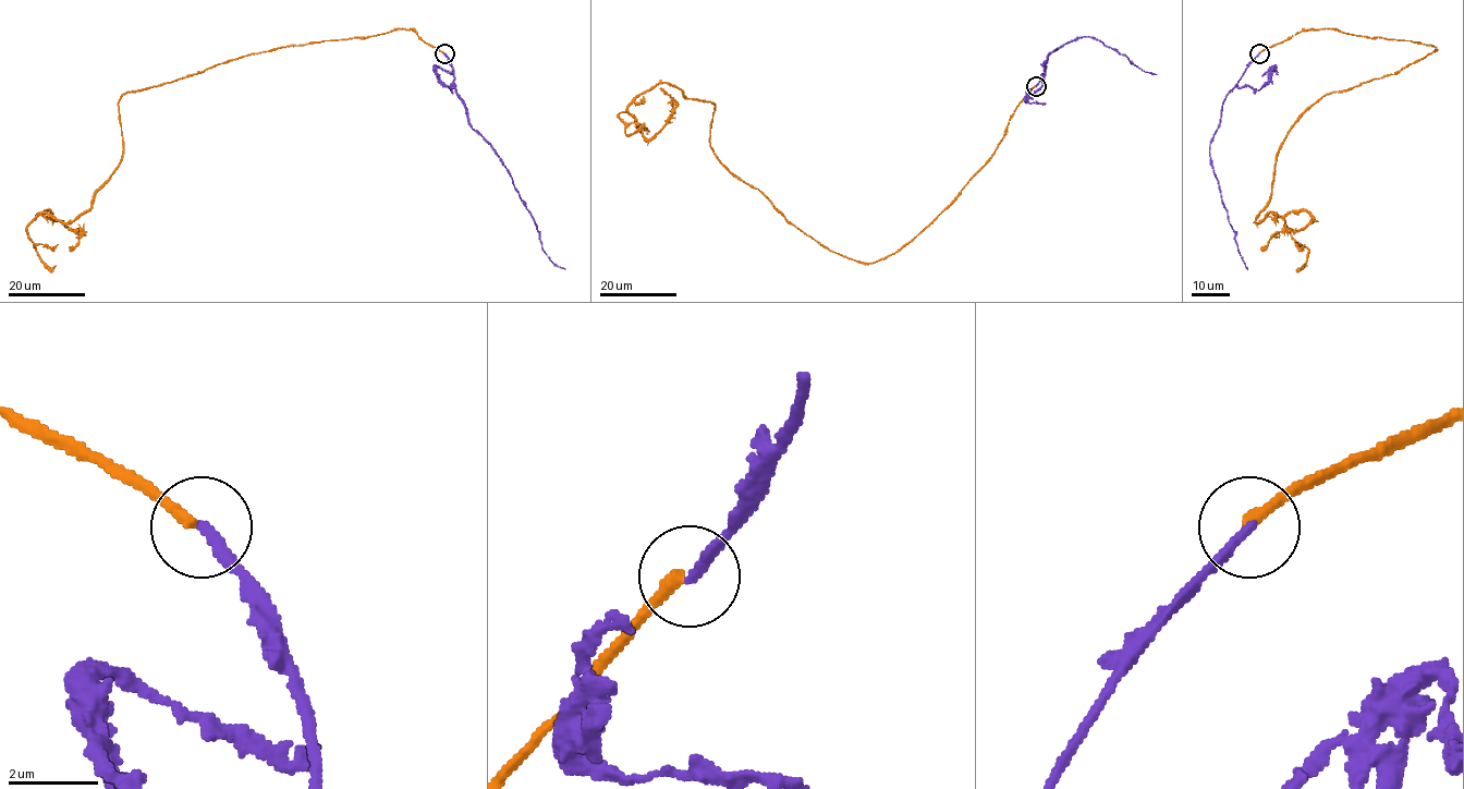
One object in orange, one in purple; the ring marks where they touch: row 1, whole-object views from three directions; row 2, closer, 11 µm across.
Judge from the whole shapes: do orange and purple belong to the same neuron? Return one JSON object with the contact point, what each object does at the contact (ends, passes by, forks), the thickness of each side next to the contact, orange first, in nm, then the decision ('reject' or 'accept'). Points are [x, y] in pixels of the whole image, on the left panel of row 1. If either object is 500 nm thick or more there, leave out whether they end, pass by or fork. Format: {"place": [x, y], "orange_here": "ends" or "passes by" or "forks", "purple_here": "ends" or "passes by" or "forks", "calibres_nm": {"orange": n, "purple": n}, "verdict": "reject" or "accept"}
{"place": [444, 53], "orange_here": "ends", "purple_here": "ends", "calibres_nm": {"orange": 280, "purple": 240}, "verdict": "reject"}

